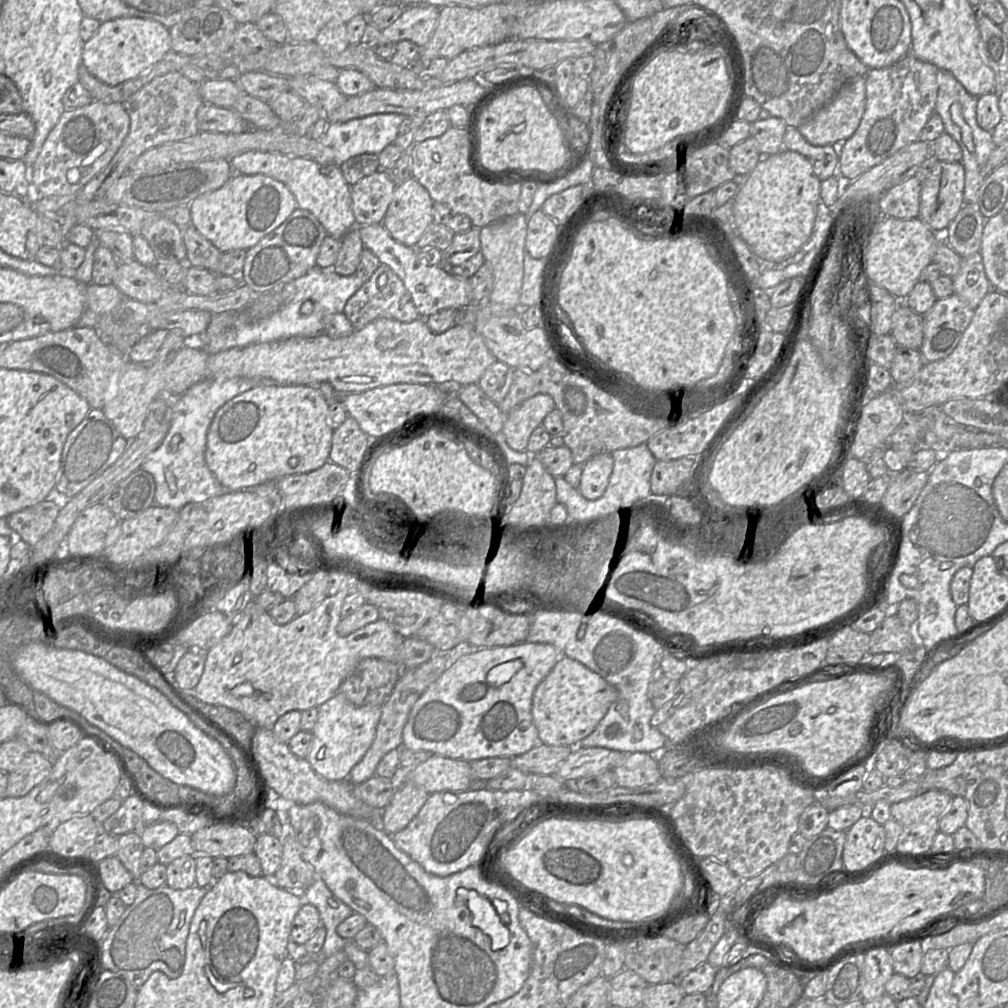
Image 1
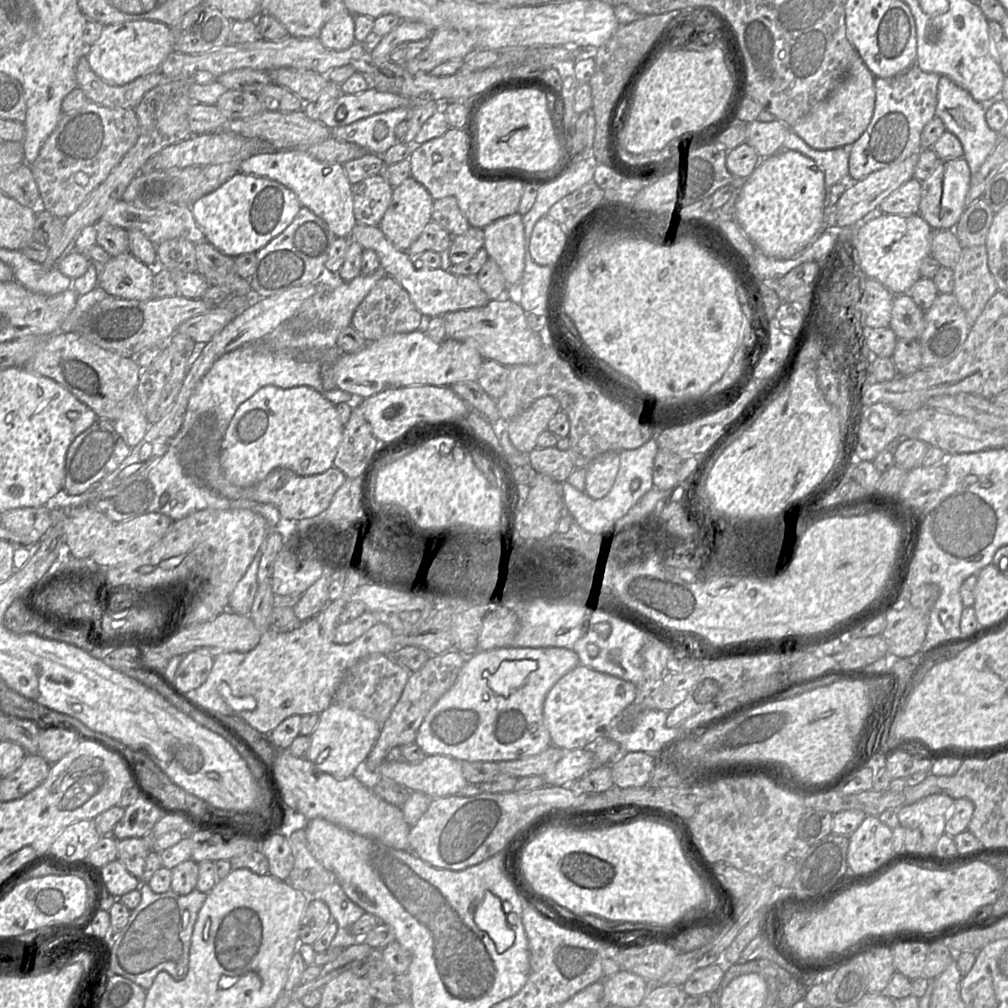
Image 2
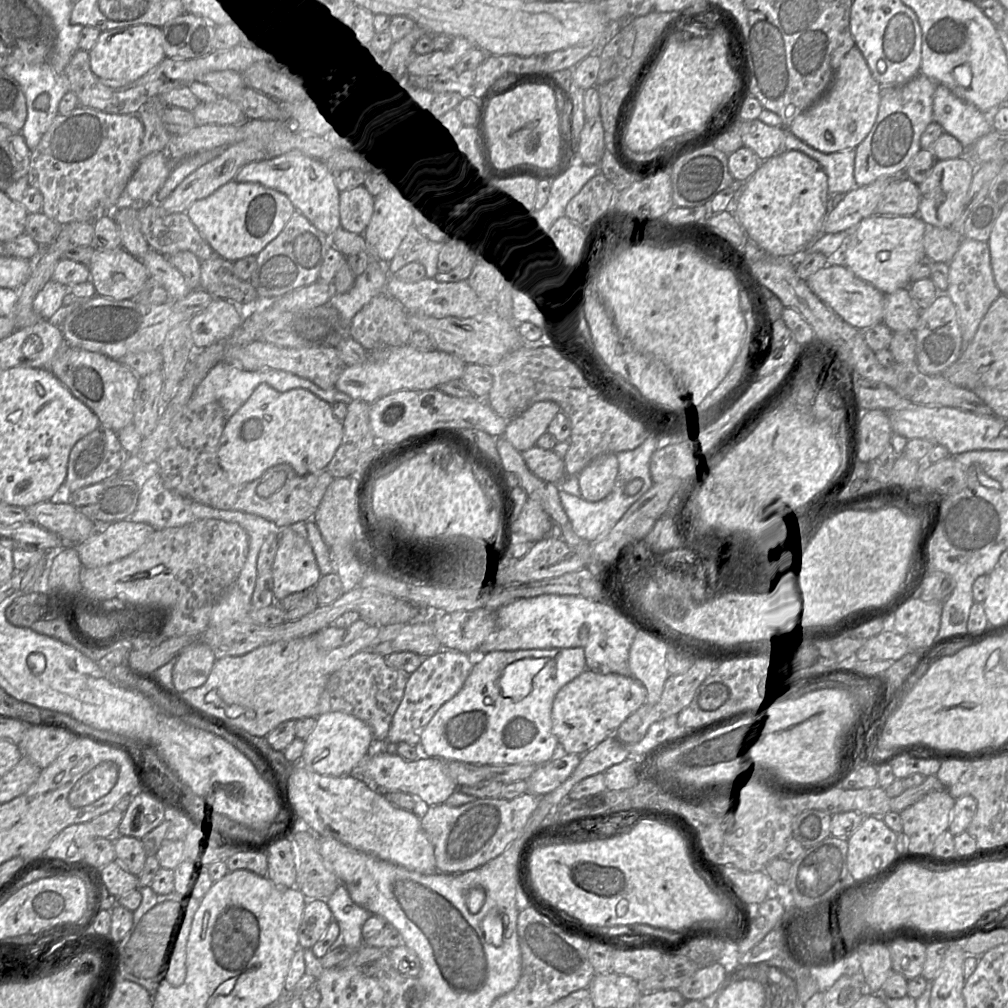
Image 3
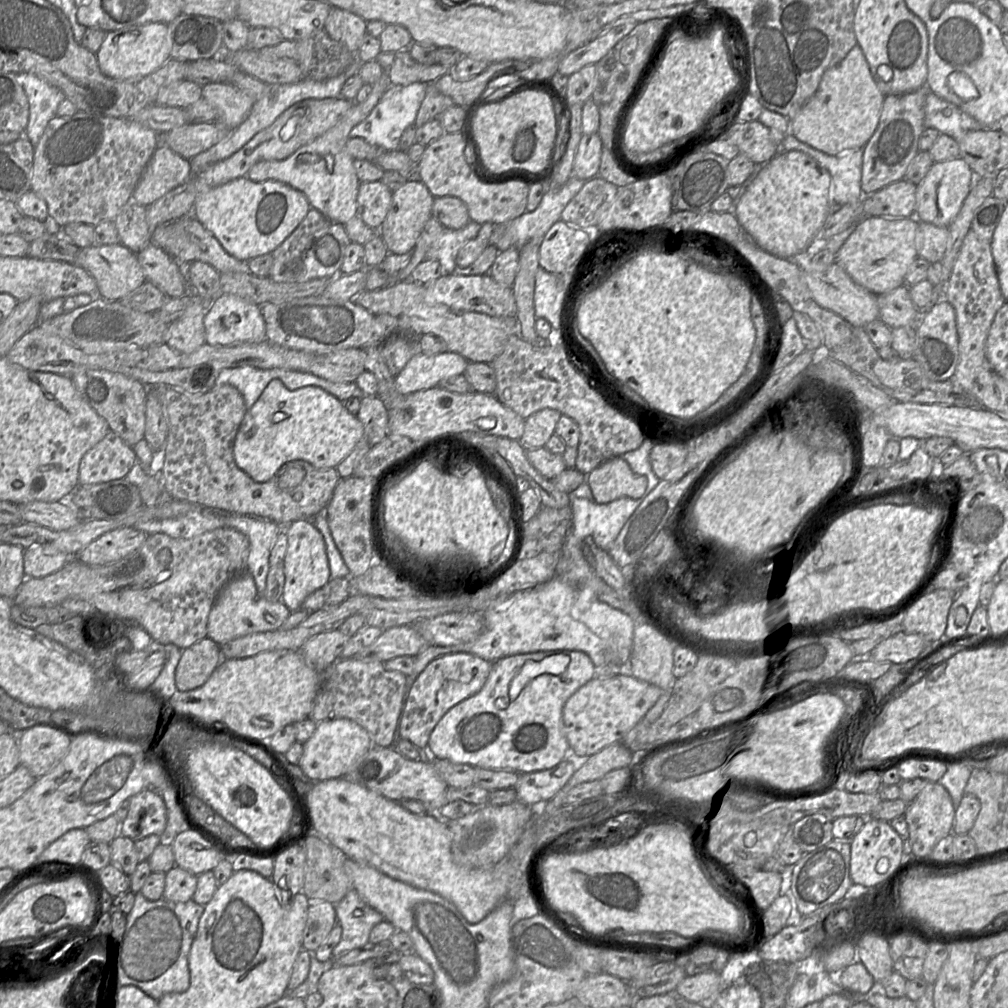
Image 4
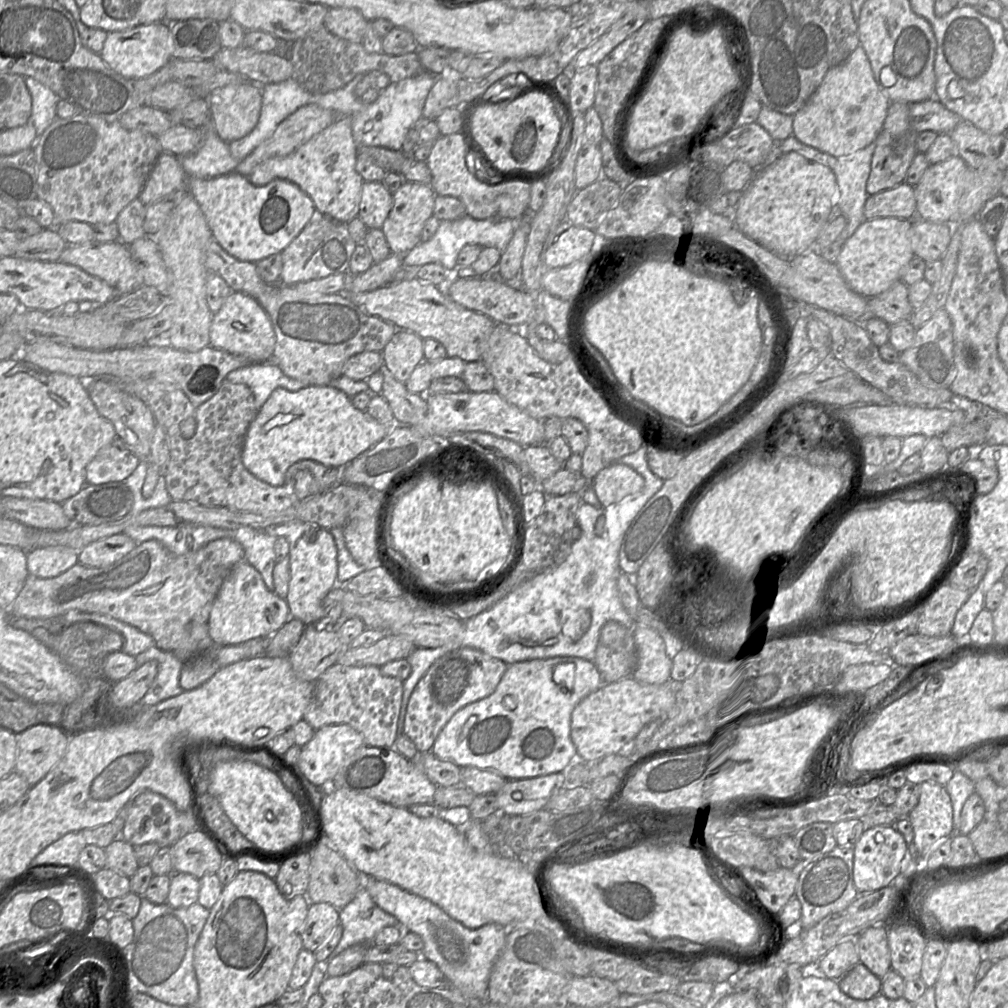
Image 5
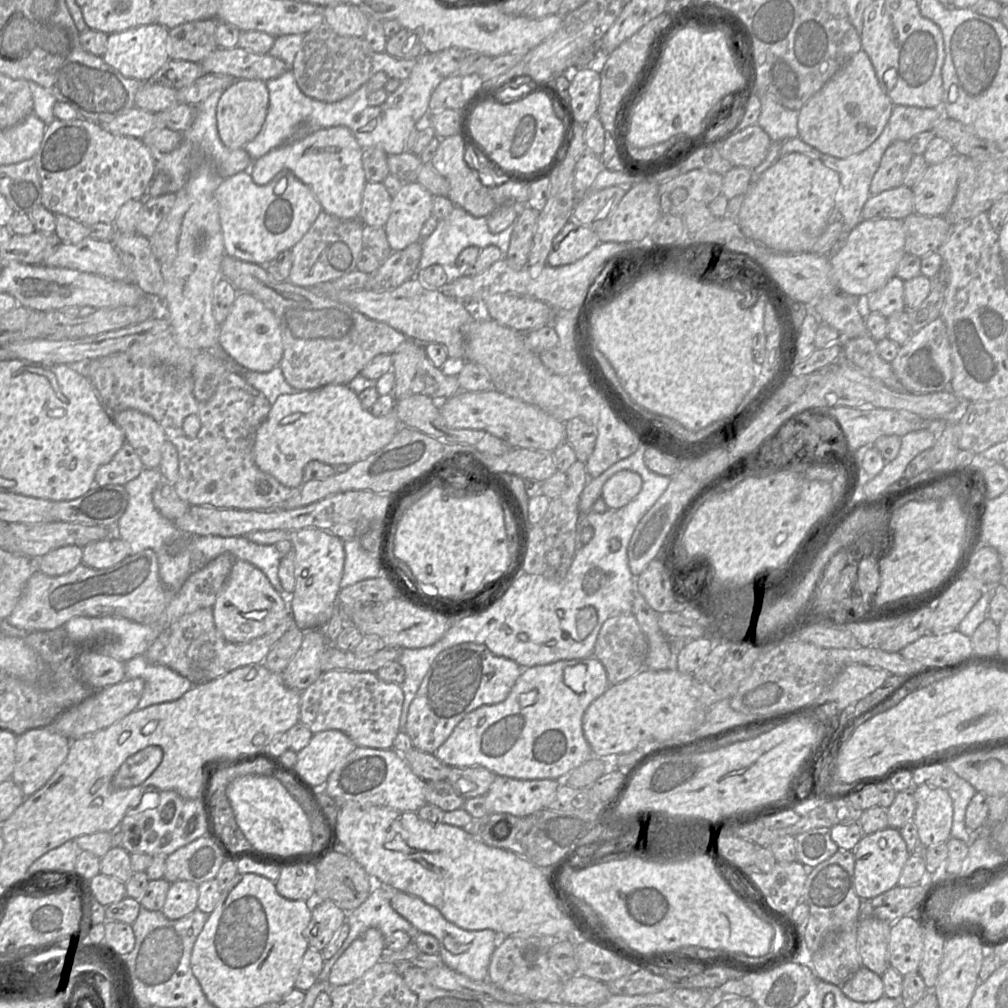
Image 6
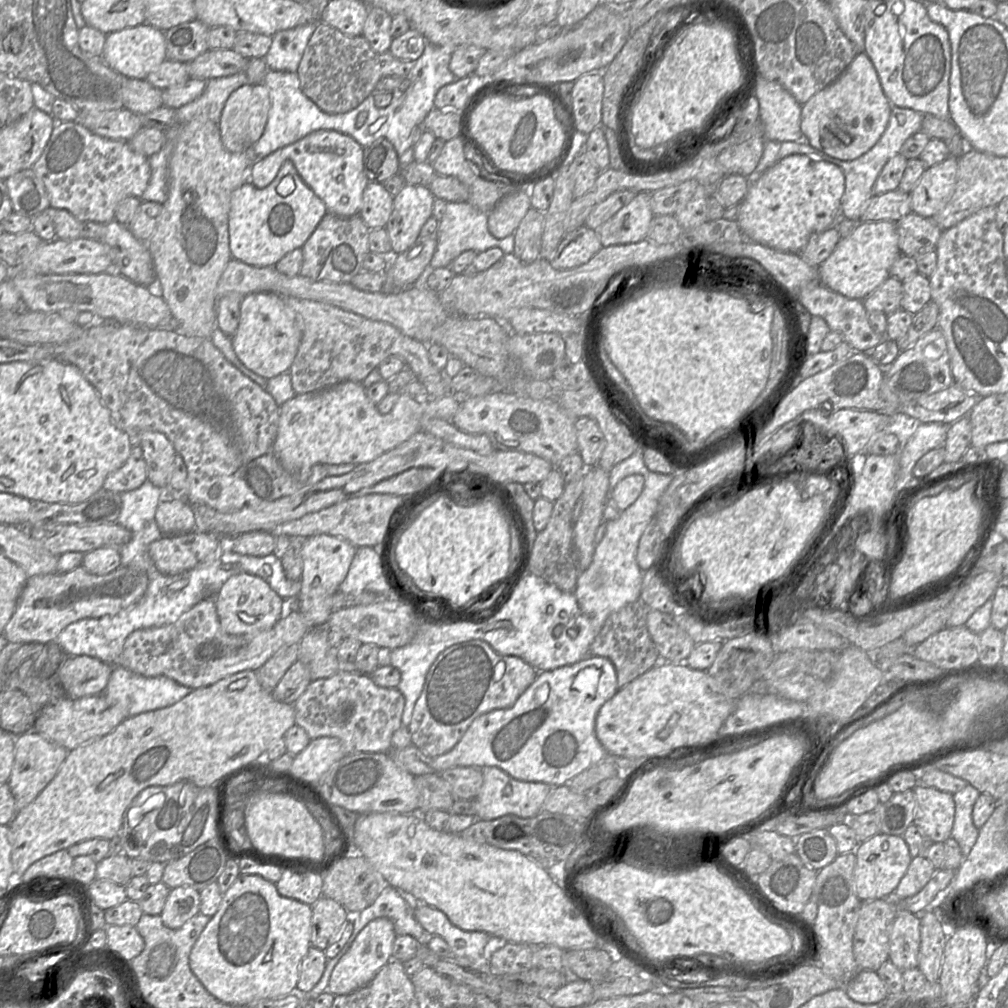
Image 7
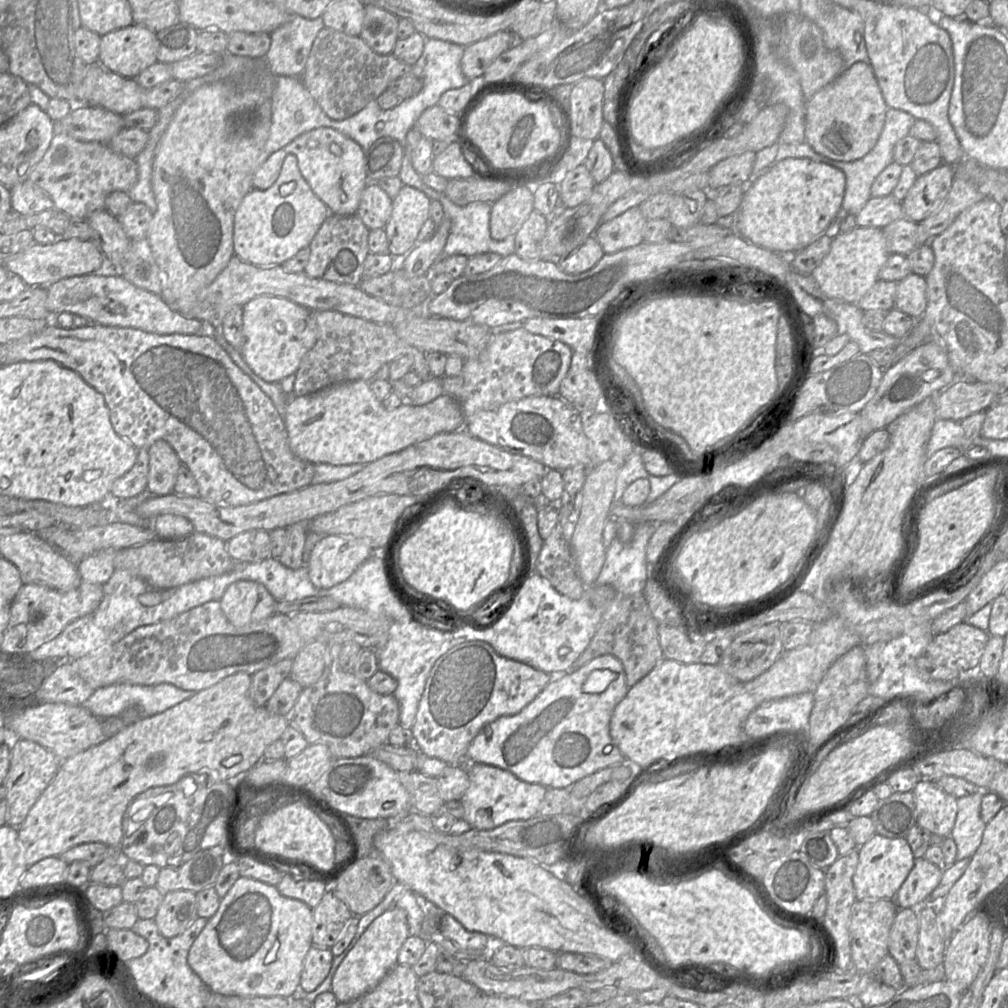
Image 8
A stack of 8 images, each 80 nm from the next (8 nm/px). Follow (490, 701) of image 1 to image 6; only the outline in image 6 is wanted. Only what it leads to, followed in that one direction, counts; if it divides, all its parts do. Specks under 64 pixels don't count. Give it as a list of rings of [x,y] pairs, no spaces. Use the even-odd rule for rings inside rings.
[[[594,656],[523,668],[508,697],[501,703],[484,705],[468,713],[435,756],[450,767],[481,766],[509,778],[564,781],[573,769],[594,757],[583,733],[582,718],[589,705],[610,686],[605,667]]]

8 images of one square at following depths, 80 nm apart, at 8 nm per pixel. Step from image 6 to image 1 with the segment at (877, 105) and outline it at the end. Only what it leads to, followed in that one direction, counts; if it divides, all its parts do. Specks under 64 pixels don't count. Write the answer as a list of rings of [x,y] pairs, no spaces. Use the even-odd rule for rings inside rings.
[[[866,78],[852,79],[825,106],[800,125],[798,130],[814,146],[840,145],[857,130],[865,111],[865,105]]]

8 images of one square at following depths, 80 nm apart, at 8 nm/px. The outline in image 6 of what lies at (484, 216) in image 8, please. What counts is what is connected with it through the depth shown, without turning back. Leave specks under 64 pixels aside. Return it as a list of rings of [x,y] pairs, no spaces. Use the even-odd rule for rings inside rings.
[[[455,206],[446,218],[439,220],[434,232],[426,239],[421,239],[422,255],[418,270],[423,270],[431,265],[441,265],[455,272],[455,263],[459,254],[467,247],[475,246],[484,249],[487,246],[497,246],[504,255],[507,253],[512,233],[515,229],[514,223],[504,231],[495,234],[488,227],[487,217],[474,217],[463,208]]]

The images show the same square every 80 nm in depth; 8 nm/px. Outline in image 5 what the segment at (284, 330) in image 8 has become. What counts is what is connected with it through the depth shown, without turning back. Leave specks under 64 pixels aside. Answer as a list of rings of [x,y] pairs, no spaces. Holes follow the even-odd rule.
[[[232,292],[213,314],[210,346],[247,358],[251,363],[270,361],[276,345],[272,322],[257,300],[242,292]]]

